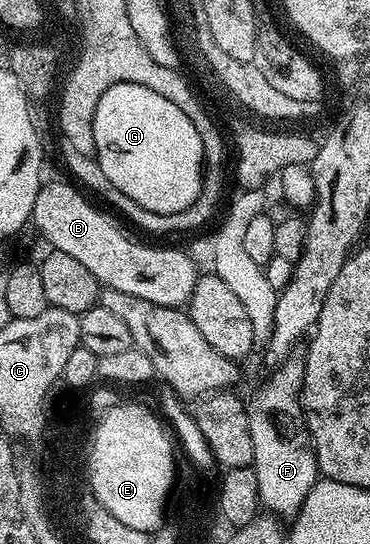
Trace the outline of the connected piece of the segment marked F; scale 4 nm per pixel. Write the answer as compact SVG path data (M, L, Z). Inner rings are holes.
M291 355L286 361L276 366L270 381L265 381L253 393L253 398L248 398L247 406L250 419L250 431L254 457L251 464L255 479L259 483L259 499L261 505L278 519L292 519L303 507L305 496L311 487L319 480L317 456L313 450L313 441L305 426L305 413L301 409L299 396L303 387L303 371L305 358L301 355Z

